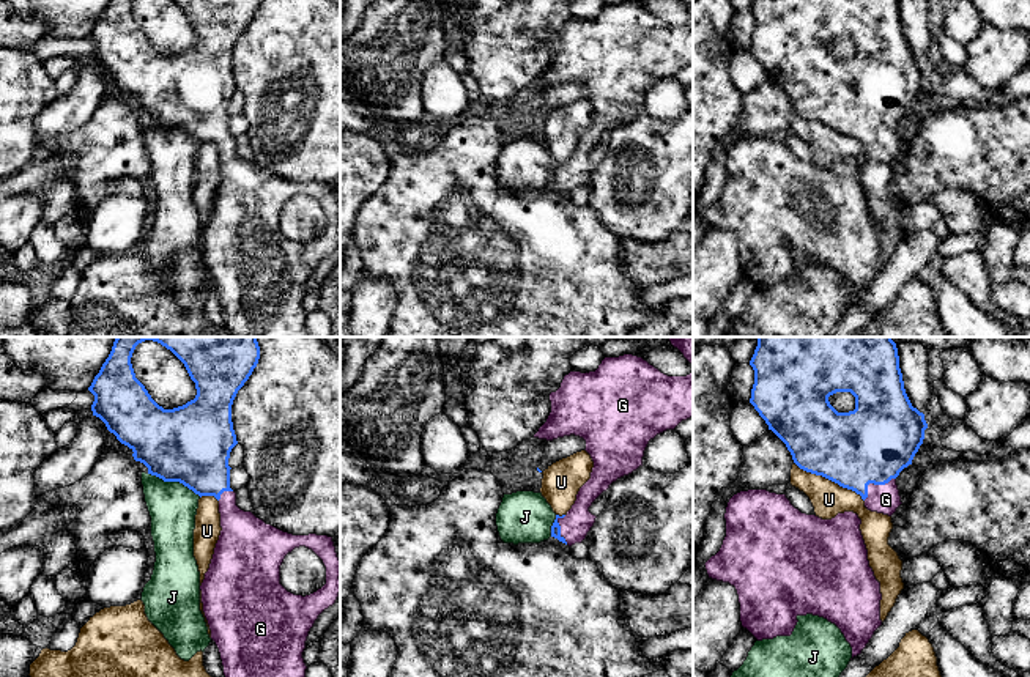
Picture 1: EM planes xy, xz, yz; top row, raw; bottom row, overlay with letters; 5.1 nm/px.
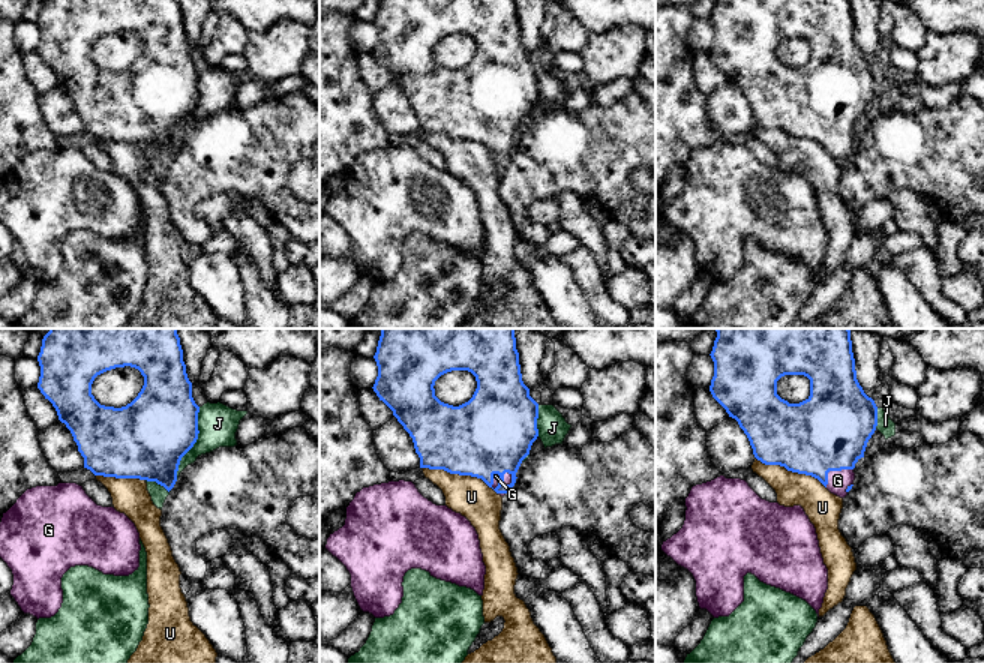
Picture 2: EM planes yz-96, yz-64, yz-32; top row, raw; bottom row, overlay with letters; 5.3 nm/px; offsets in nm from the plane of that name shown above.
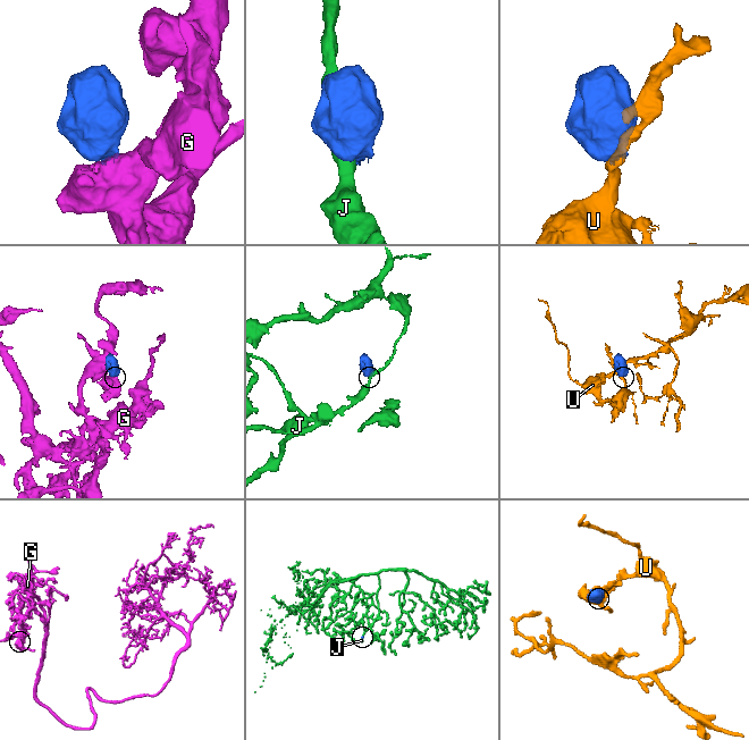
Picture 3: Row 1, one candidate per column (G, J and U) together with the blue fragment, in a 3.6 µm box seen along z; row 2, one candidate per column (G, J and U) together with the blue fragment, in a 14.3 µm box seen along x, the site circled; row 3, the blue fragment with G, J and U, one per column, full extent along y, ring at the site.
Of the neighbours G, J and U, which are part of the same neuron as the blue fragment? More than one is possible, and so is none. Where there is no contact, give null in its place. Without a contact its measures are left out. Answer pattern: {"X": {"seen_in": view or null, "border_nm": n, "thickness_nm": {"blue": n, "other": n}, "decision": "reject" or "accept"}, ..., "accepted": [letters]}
{"G": {"seen_in": "yz", "border_nm": 200, "thickness_nm": {"blue": 400, "other": 150}, "decision": "accept"}, "J": {"seen_in": "xy", "border_nm": 300, "thickness_nm": {"blue": 400, "other": 240}, "decision": "reject"}, "U": {"seen_in": "yz", "border_nm": 420, "thickness_nm": {"blue": 380, "other": 170}, "decision": "reject"}, "accepted": ["G"]}

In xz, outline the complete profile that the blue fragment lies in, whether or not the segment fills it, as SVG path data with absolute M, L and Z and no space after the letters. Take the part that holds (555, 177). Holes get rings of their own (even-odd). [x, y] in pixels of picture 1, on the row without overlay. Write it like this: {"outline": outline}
{"outline": "M624 2L605 5L595 19L570 19L564 24L561 35L550 41L551 60L534 85L553 88L564 83L580 83L586 88L586 99L594 109L591 126L580 135L572 156L559 164L551 173L551 184L572 194L581 191L595 170L589 159L592 150L617 126L632 121L643 113L644 98L657 82L674 77L682 68L693 65L693 17L687 24L668 24L643 5Z"}

